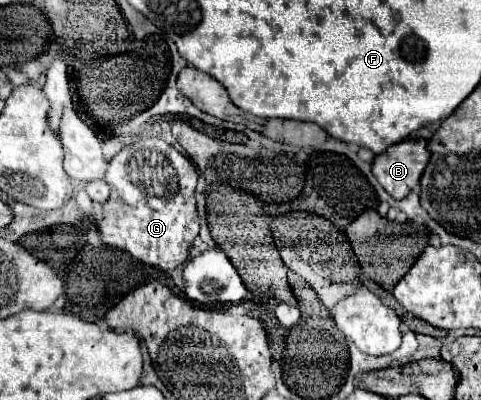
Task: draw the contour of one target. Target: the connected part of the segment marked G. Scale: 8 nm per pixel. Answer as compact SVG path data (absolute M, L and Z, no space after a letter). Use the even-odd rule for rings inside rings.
M159 138L133 142L113 156L105 172L105 182L109 184L111 194L103 204L103 218L97 222L97 230L105 246L127 252L135 260L157 266L161 270L173 270L189 260L191 244L199 234L199 216L195 206L197 172L179 150Z

